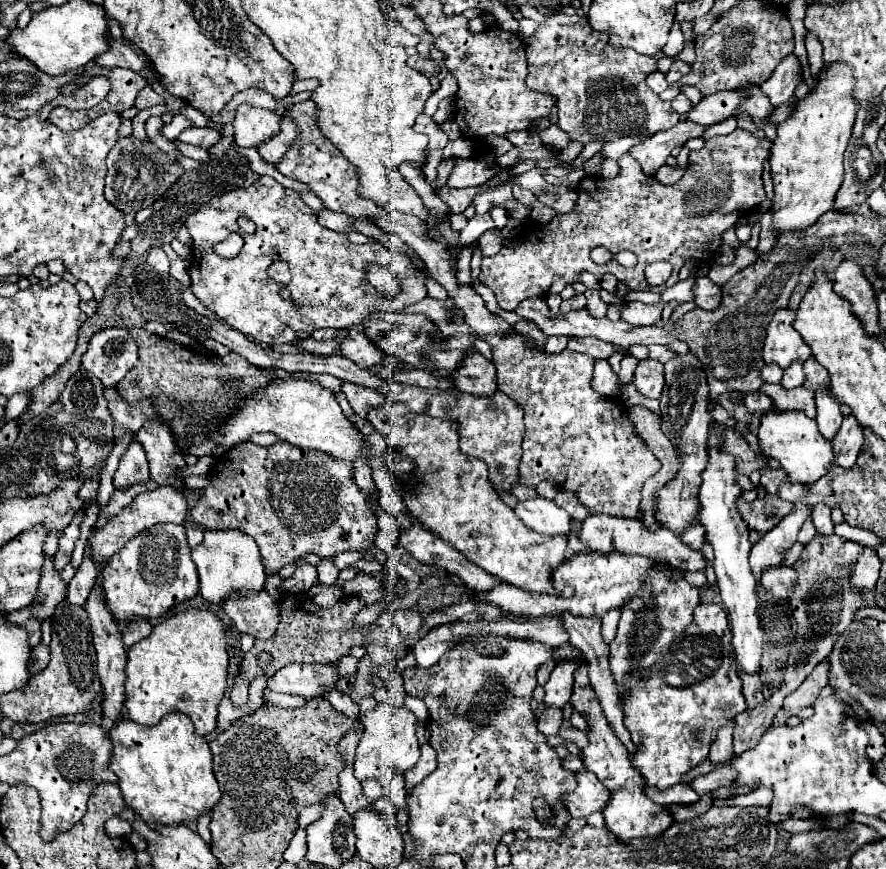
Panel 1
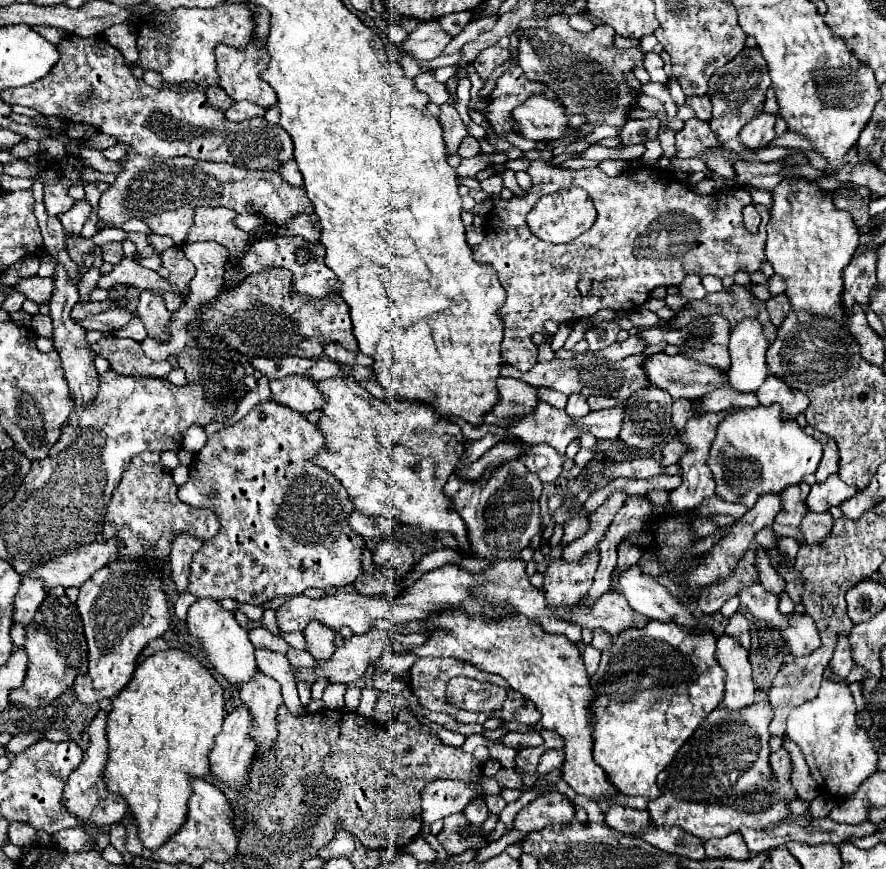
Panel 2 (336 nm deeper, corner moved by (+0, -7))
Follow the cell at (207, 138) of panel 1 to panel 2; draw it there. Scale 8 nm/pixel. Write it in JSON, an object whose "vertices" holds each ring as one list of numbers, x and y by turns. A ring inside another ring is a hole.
{"vertices":[[244,100,244,102,236,102,232,108,228,108,224,112,224,116,230,122,242,122,242,120,250,120,254,116,264,116,264,112,266,112,264,108,258,108,256,104]]}

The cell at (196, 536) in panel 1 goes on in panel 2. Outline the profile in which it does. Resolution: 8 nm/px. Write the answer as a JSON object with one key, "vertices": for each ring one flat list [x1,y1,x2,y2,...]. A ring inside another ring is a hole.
{"vertices":[[180,592,178,594,178,600,176,600,176,604,174,604,174,612,176,612,176,616,184,622,186,620,186,612,188,612,188,608,190,608,190,604,194,602,196,598,190,594,190,592]]}

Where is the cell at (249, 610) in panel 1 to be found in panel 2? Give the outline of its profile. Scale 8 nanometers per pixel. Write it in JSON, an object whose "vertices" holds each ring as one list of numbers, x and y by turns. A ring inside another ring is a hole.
{"vertices":[[256,672,250,682,242,684,240,688,240,700,250,708,254,714,254,732,252,736,258,742,258,752,264,752,272,746,276,738,276,710,282,704,280,684,266,676,264,672]]}

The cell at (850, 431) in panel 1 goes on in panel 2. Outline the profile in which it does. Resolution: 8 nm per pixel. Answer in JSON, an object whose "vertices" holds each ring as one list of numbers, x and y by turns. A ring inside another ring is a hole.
{"vertices":[[832,474,824,482,816,482,812,486,806,504,812,512,828,512,830,506,840,506,840,502,852,498,856,492,858,490,854,486,844,484,838,474]]}

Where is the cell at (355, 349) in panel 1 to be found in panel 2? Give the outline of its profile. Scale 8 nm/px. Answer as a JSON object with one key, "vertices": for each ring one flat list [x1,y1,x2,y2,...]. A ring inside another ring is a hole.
{"vertices":[[284,376,270,382,272,398,278,404,290,406,296,412,308,414,312,410,320,410,326,404,326,396,318,390,318,382,308,376]]}

